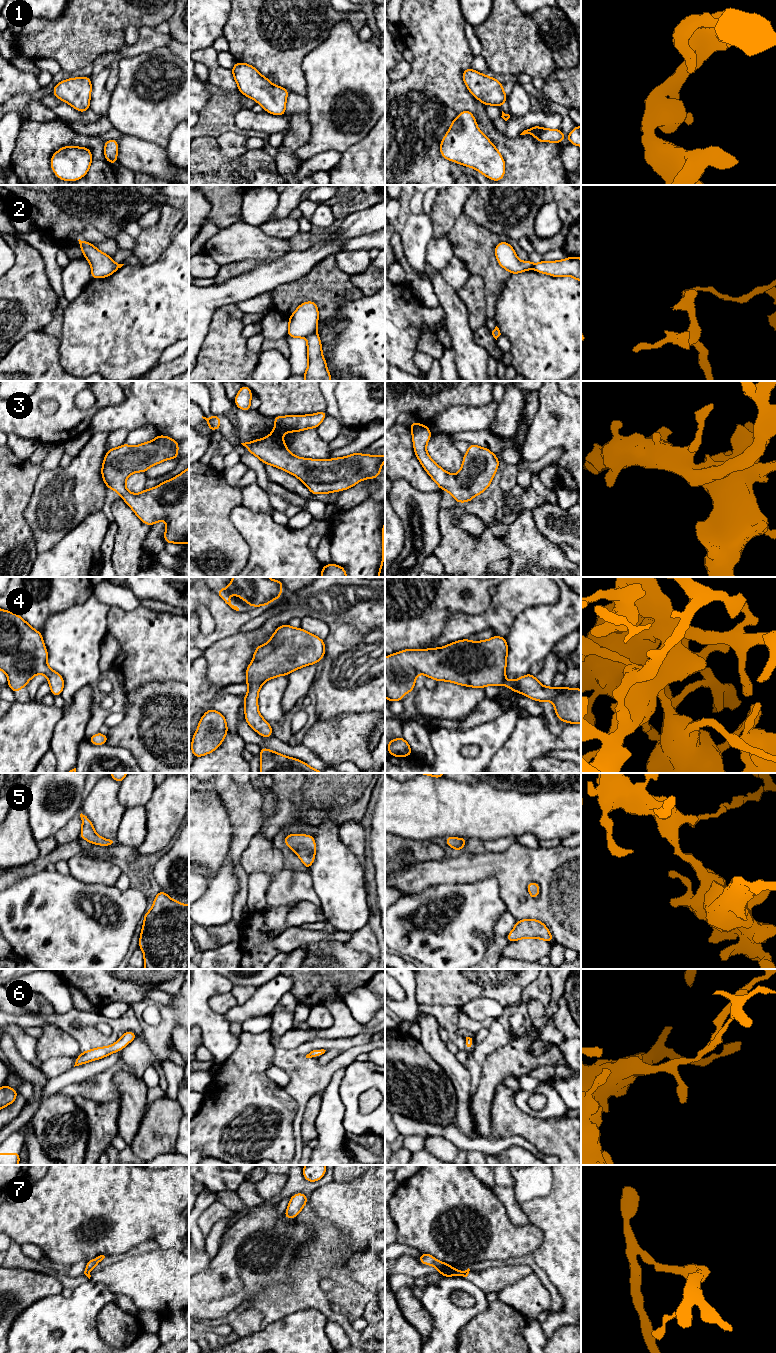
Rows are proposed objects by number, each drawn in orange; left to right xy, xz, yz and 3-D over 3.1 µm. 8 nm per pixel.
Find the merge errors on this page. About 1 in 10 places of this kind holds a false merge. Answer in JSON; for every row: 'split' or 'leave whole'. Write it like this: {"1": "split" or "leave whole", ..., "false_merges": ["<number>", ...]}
{"1": "leave whole", "2": "split", "3": "leave whole", "4": "leave whole", "5": "leave whole", "6": "leave whole", "7": "leave whole", "false_merges": ["2"]}

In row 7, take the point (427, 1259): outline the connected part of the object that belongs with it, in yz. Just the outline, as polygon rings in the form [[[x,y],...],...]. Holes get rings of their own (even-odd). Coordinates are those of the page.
[[[421,1252],[421,1257],[417,1260],[425,1265],[433,1265],[437,1269],[437,1272],[440,1272],[443,1275],[443,1277],[450,1276],[467,1277],[470,1271],[469,1268],[465,1271],[453,1269],[452,1265],[436,1260],[432,1255],[423,1252]]]

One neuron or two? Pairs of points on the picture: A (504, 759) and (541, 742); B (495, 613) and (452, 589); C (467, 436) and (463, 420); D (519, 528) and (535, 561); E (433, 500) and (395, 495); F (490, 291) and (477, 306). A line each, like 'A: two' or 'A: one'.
A: one
B: two
C: two
D: one
E: one
F: two

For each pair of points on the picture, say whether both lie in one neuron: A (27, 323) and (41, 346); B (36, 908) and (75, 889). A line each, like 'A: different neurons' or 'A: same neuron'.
A: different neurons
B: same neuron

